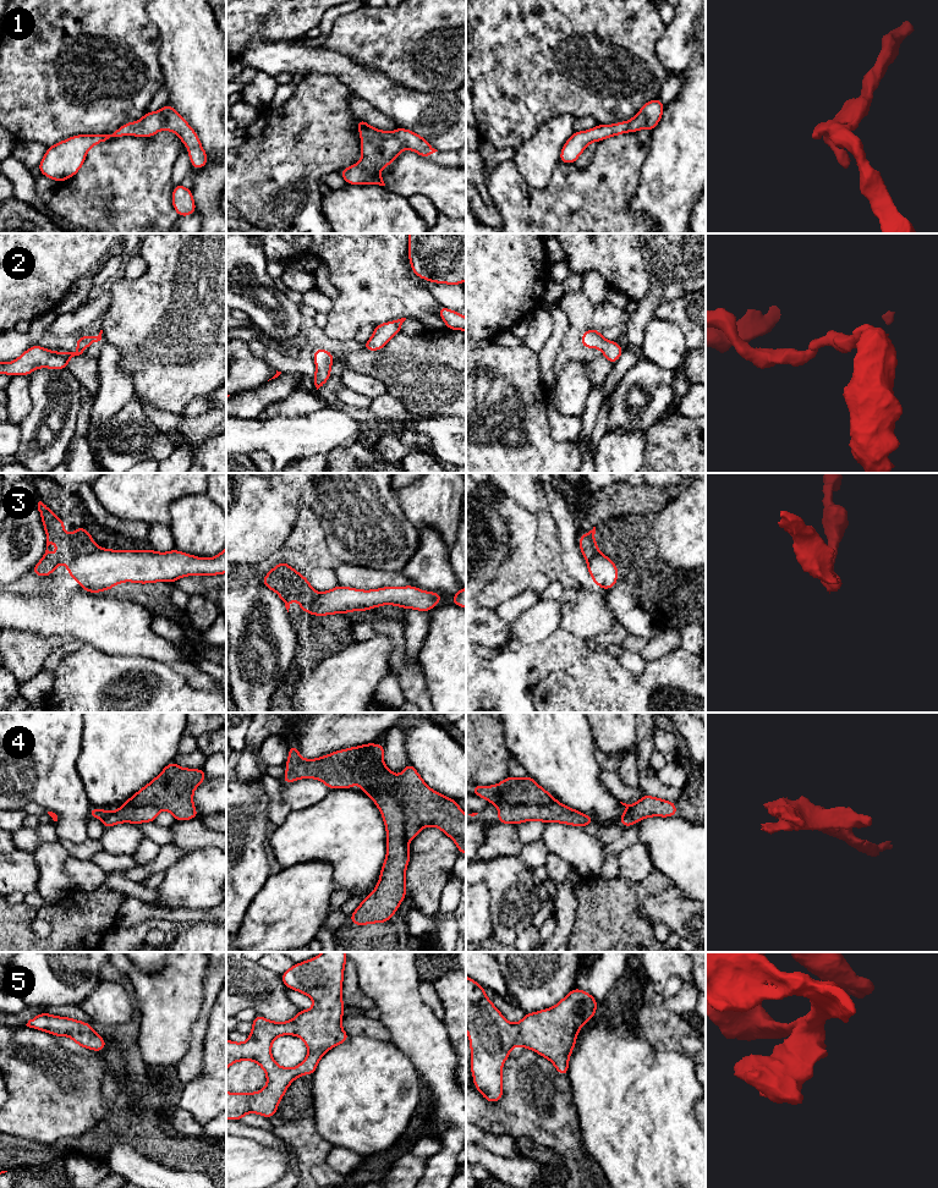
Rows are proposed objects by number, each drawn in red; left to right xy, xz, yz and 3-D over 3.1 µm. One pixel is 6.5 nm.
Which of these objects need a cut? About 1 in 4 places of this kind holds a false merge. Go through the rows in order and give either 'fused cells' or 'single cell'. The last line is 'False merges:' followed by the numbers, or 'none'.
1: single cell
2: single cell
3: fused cells
4: fused cells
5: single cell
False merges: 3, 4

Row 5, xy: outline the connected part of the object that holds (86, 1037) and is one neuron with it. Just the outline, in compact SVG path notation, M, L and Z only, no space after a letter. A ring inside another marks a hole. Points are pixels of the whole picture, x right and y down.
M46 1012L39 1013L26 1024L54 1036L70 1036L78 1046L102 1052L106 1041L87 1022L76 1021L70 1017L57 1017Z

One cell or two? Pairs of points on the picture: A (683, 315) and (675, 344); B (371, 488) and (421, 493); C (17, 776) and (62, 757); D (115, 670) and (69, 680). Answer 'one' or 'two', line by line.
A: two
B: two
C: one
D: one

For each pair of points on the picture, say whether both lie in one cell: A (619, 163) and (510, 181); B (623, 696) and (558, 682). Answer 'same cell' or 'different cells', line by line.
A: same cell
B: same cell

